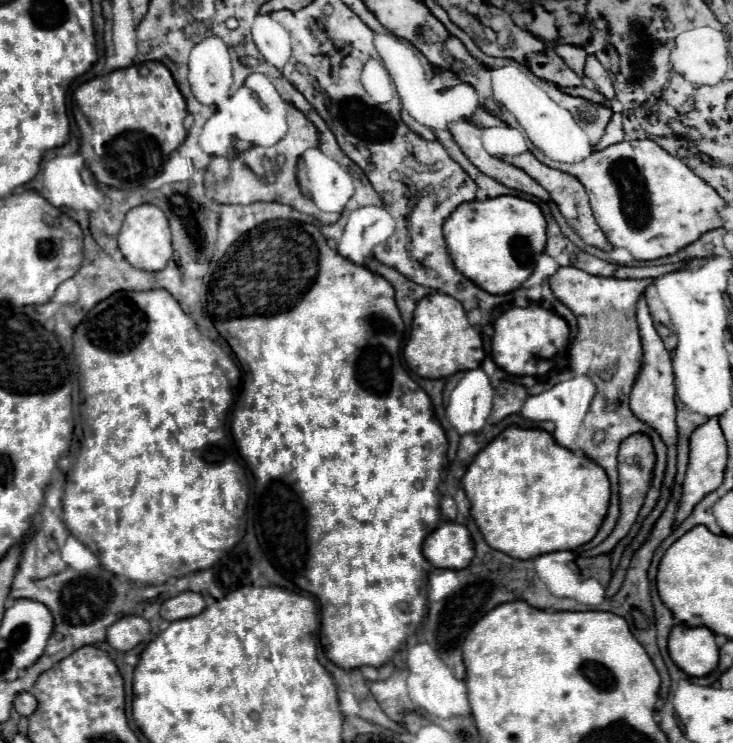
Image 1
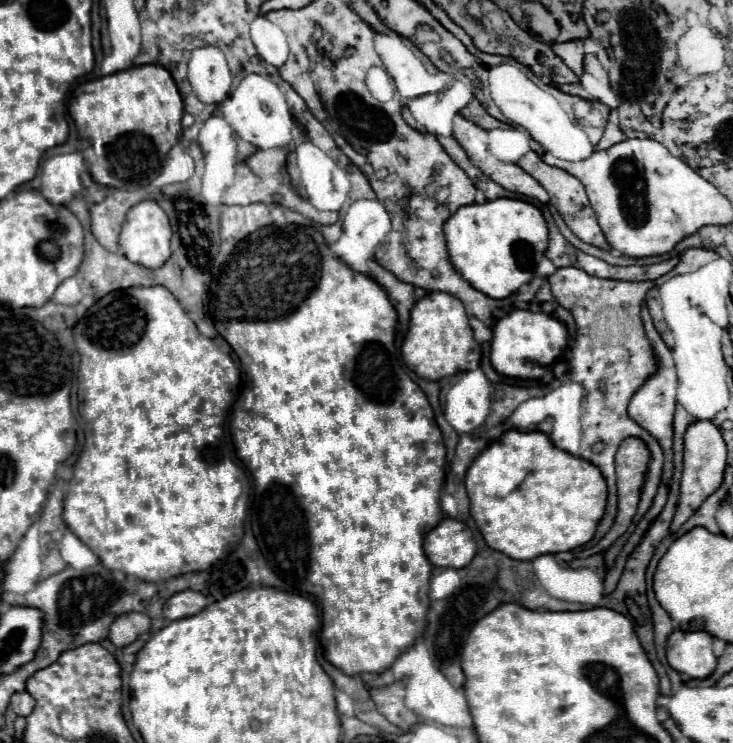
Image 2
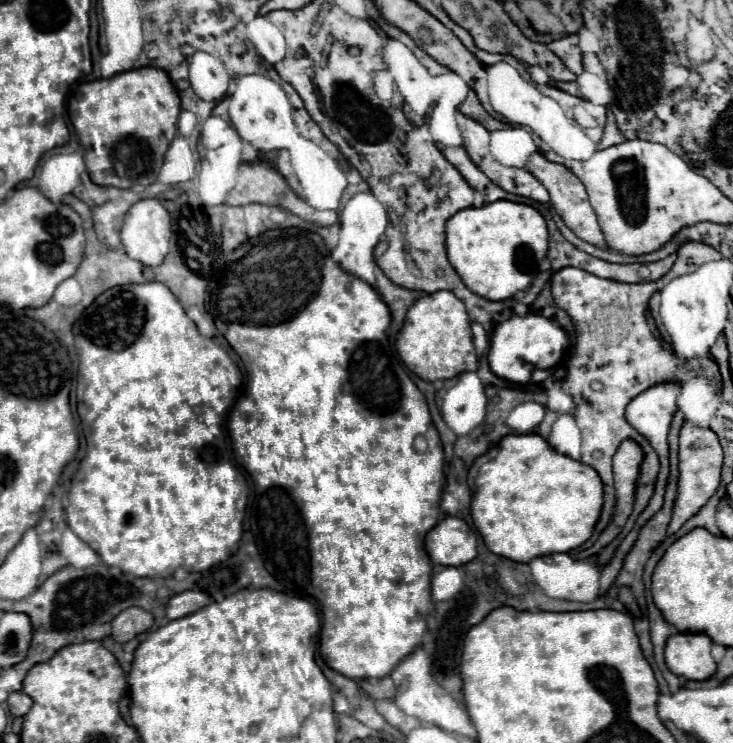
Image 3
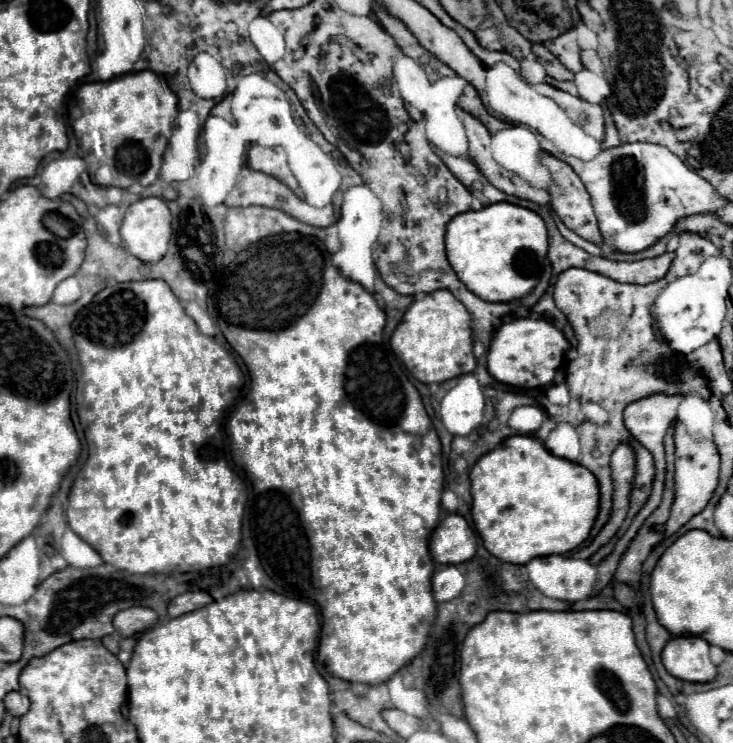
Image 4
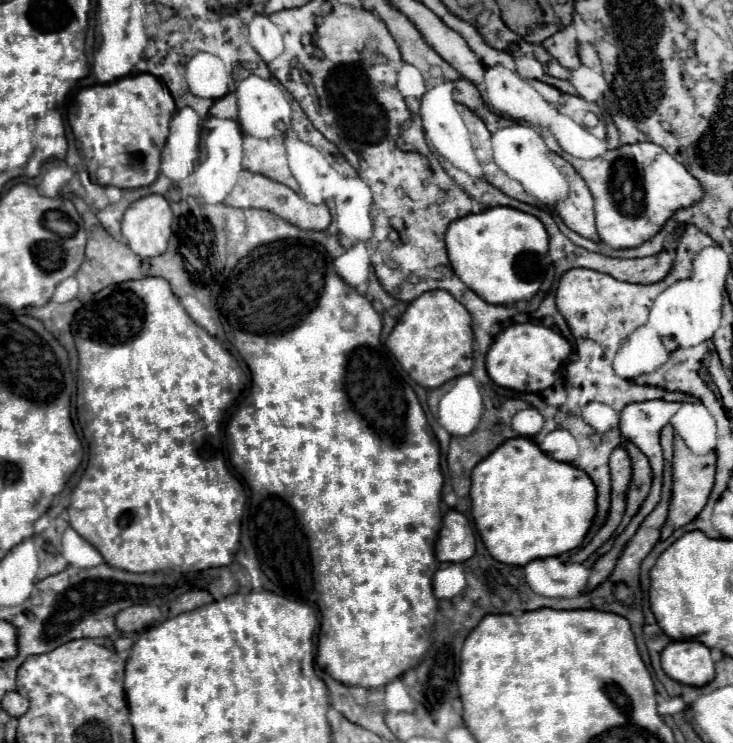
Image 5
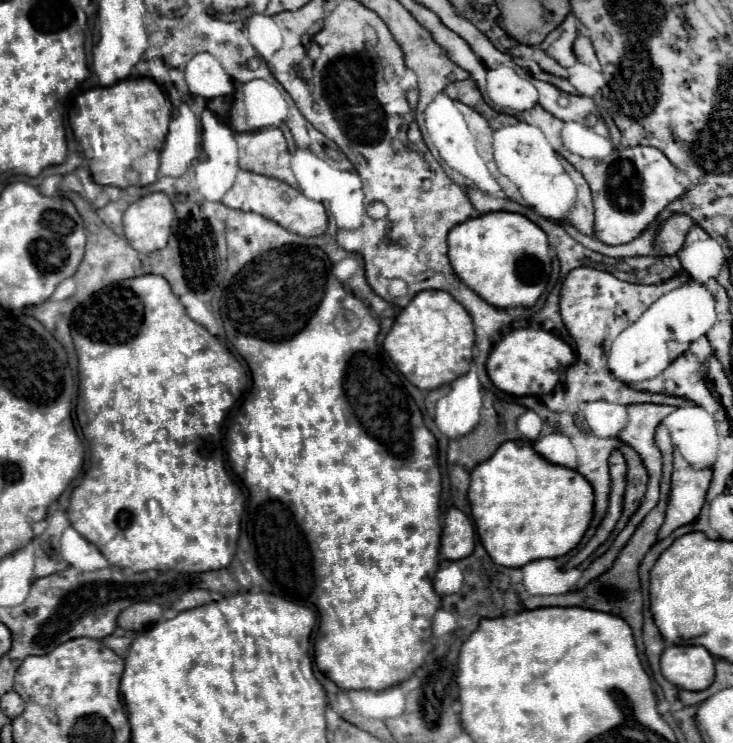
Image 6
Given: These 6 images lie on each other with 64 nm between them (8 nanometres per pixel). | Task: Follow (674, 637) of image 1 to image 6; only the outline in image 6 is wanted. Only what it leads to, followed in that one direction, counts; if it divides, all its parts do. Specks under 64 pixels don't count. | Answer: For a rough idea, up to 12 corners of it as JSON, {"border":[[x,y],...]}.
{"border":[[670,646],[662,676],[682,690],[714,680],[714,658],[704,646]]}

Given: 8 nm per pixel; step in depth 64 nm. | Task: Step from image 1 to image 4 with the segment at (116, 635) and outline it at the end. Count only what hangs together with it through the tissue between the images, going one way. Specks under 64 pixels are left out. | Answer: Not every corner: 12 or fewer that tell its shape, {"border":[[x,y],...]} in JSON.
{"border":[[132,606],[114,616],[122,638],[150,628],[158,614],[146,606]]}

